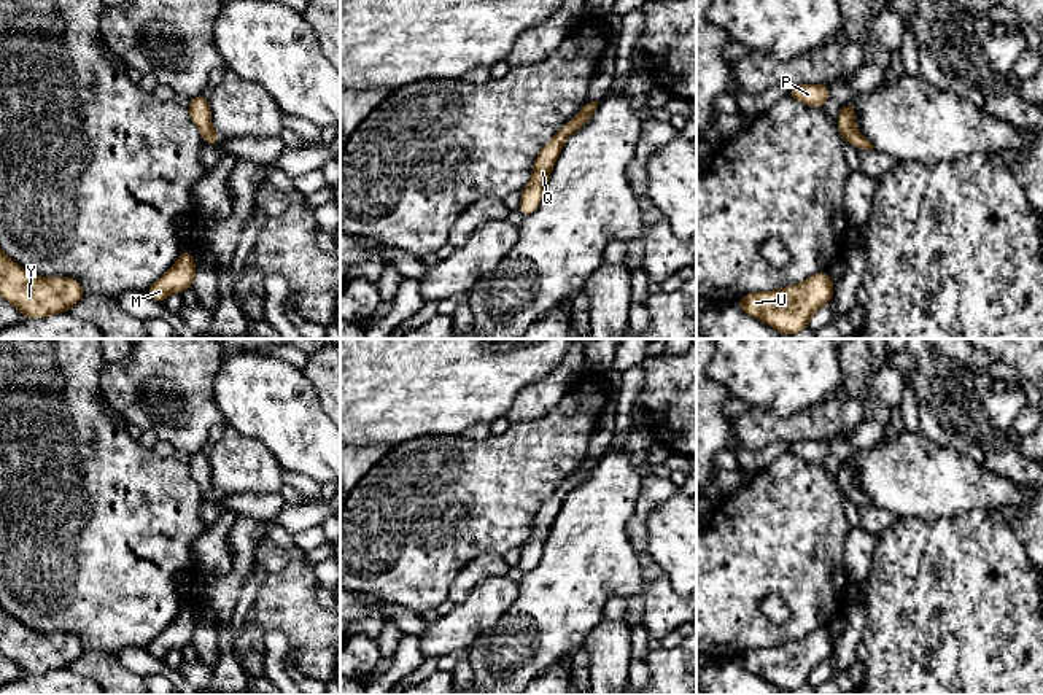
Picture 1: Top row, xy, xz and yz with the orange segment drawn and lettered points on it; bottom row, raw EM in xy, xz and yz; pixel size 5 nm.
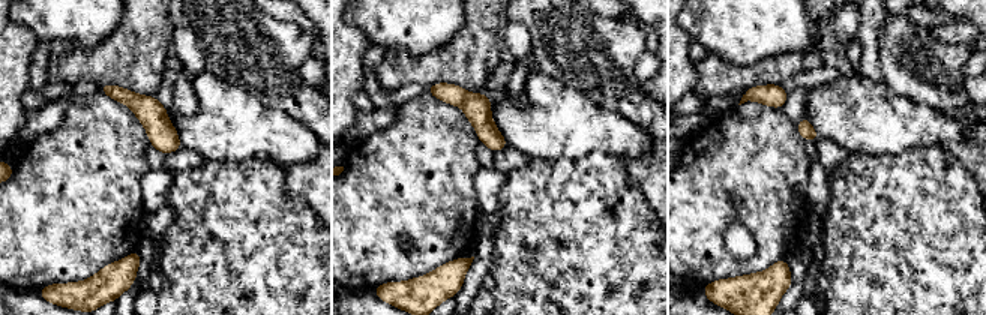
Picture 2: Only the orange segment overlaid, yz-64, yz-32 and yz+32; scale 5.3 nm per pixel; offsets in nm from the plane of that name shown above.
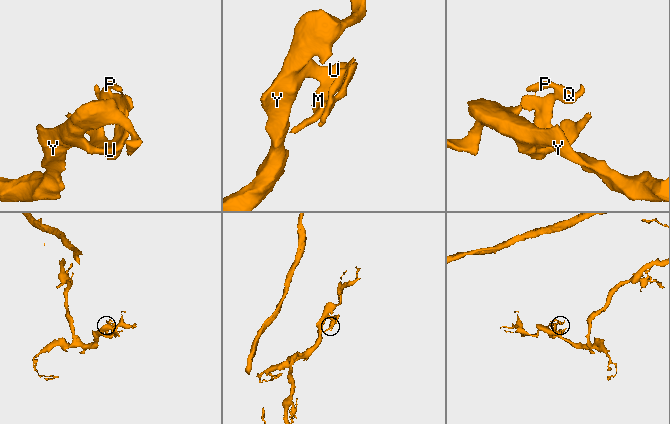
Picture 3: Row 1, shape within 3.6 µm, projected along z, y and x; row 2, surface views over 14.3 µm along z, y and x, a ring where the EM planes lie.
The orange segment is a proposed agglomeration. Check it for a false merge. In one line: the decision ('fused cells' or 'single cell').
single cell

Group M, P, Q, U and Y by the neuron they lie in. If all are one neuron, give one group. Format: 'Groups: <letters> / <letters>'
Groups: M P Q U Y

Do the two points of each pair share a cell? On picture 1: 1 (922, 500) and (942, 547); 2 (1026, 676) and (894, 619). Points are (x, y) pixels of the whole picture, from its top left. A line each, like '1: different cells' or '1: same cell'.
1: different cells
2: same cell

